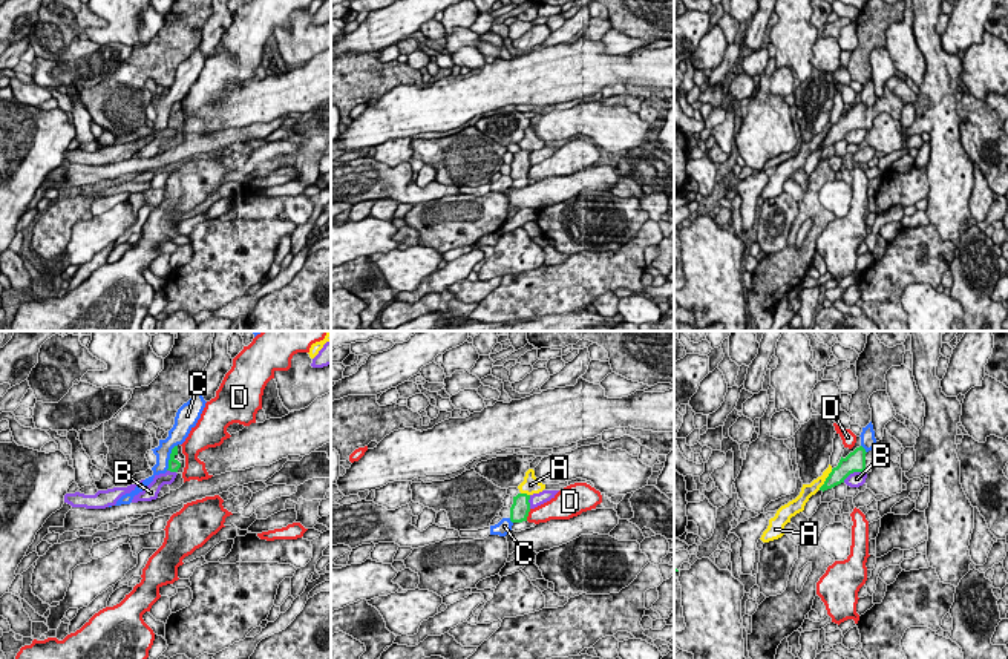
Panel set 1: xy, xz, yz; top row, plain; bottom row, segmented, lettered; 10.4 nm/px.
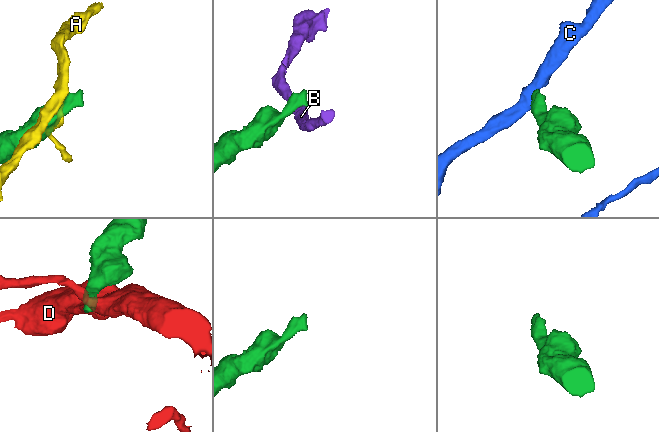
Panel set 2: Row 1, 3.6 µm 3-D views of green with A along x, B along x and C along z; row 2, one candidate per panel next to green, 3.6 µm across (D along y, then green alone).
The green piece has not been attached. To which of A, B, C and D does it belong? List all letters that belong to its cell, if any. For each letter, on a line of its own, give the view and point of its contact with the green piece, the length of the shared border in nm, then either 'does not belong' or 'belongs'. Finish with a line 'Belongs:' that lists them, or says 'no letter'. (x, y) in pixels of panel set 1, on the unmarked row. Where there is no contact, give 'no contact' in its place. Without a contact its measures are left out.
A: yz (826, 137) | 260 nm | does not belong
B: yz (854, 127) | 260 nm | does not belong
C: xy (170, 114) | 300 nm | does not belong
D: xz (527, 172) | 140 nm | does not belong
Belongs: no letter

